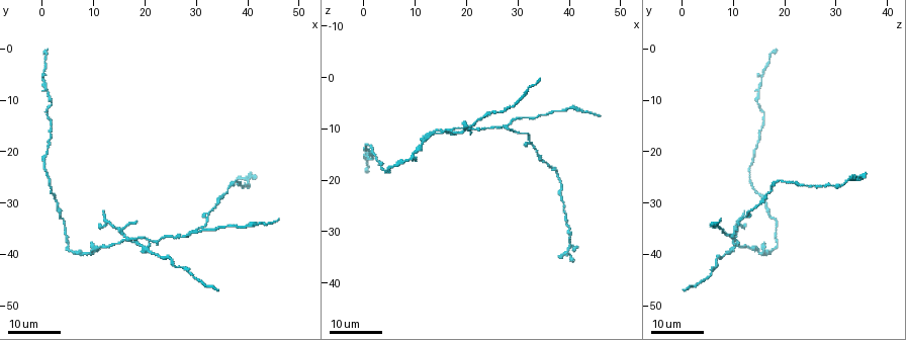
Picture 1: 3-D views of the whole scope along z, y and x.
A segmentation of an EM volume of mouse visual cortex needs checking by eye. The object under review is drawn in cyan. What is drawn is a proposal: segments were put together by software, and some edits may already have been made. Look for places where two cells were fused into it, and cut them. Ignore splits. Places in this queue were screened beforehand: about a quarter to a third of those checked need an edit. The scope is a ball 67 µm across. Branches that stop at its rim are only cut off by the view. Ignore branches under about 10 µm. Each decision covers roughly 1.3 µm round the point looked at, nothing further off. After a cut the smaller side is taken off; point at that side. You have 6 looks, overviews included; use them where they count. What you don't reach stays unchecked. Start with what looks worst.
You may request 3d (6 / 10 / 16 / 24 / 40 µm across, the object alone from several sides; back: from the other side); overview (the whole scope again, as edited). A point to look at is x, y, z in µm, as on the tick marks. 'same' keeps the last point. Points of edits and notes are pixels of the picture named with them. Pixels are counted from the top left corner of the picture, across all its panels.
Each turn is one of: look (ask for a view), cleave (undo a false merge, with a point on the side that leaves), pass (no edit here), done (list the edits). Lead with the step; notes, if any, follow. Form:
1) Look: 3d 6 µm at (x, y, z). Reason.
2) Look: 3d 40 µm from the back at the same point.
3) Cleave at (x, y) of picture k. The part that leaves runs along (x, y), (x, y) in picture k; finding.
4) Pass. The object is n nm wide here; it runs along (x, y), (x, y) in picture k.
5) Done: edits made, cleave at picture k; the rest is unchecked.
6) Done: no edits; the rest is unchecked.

Look: 3d 24 µm at (17.0, 37.5, 10.5). Four or more arms meet.

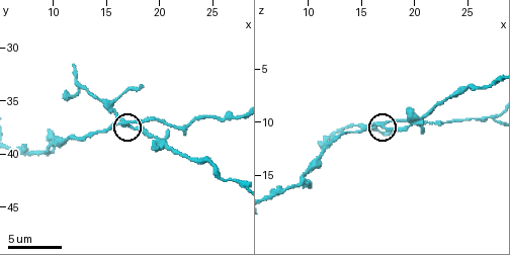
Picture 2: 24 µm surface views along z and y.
Look: 3d 10 µm at (17.0, 37.0, 10.2). Closer look.

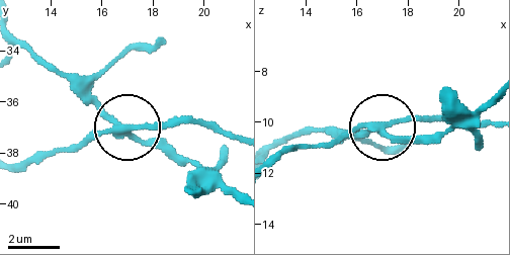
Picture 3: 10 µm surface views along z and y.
Look: 3d 10 µm from the back at (17.0, 37.0, 10.3).

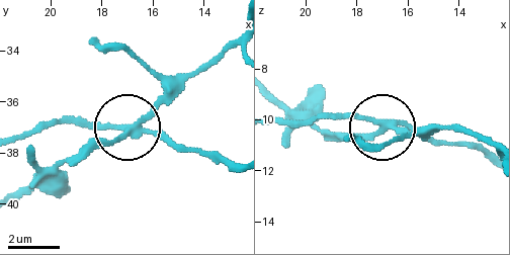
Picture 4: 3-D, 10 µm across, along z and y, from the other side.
Cleave at (167, 105) of picture 4. 4 arms meet here; the part that leaves runs along (134, 131), (84, 146), (18, 191) in picture 4; a second cell is stuck on.

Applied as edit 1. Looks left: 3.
Look: overview.

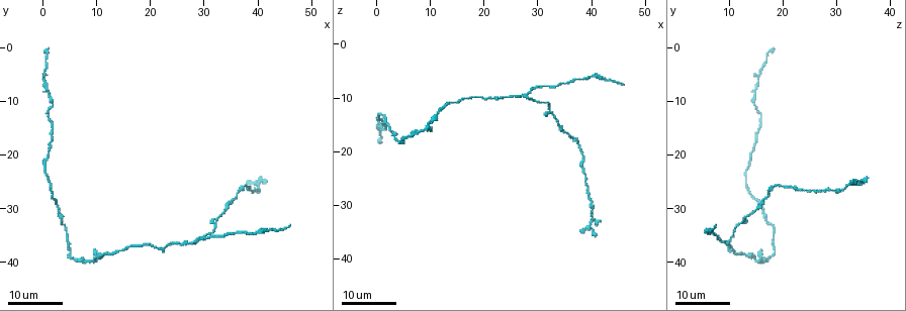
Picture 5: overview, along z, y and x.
Look: 3d 16 µm at (28.0, 36.5, 9.0). A fork.

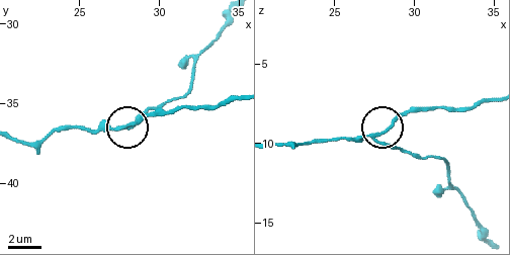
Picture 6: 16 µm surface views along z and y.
Look: 3d 10 µm at (27.8, 36.4, 9.6). Closer look.

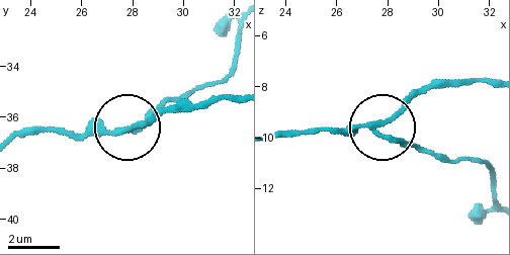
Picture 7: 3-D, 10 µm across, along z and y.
Cleave at (403, 145) of picture 7. The part that leaves runs along (373, 130), (430, 153), (485, 162), (491, 192) in picture 7; two cells meet here.

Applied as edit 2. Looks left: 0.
Done: edits made, cleave at picture 4, cleave at picture 7; the rest is unchecked.

